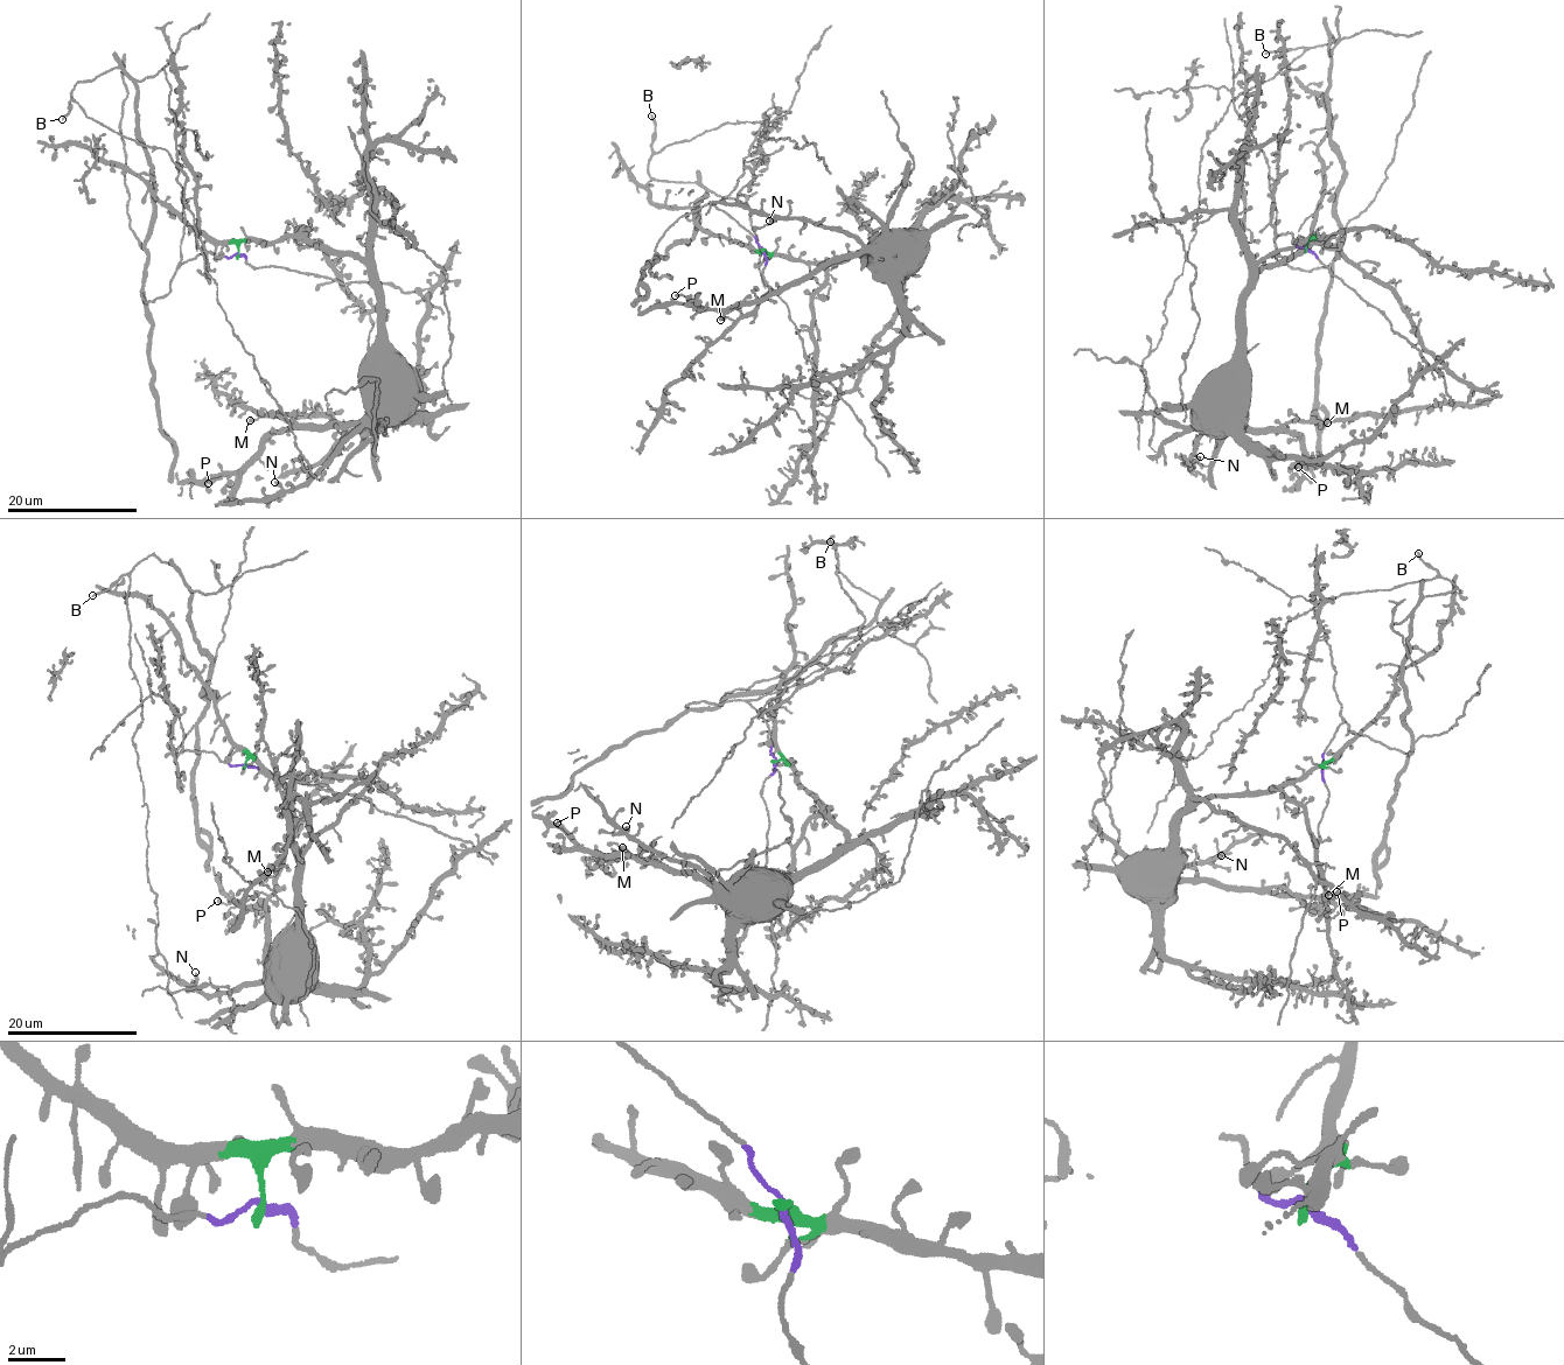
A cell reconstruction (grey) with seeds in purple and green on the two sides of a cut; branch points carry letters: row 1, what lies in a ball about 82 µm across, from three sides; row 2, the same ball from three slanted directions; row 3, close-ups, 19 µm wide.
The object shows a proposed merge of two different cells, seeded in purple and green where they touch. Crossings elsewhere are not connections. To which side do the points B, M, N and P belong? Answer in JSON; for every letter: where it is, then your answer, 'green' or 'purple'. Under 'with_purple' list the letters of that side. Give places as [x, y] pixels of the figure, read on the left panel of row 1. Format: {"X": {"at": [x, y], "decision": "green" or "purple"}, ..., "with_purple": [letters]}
{"B": {"at": [62, 119], "decision": "purple"}, "M": {"at": [250, 420], "decision": "green"}, "N": {"at": [274, 482], "decision": "green"}, "P": {"at": [208, 483], "decision": "green"}, "with_purple": ["B"]}

